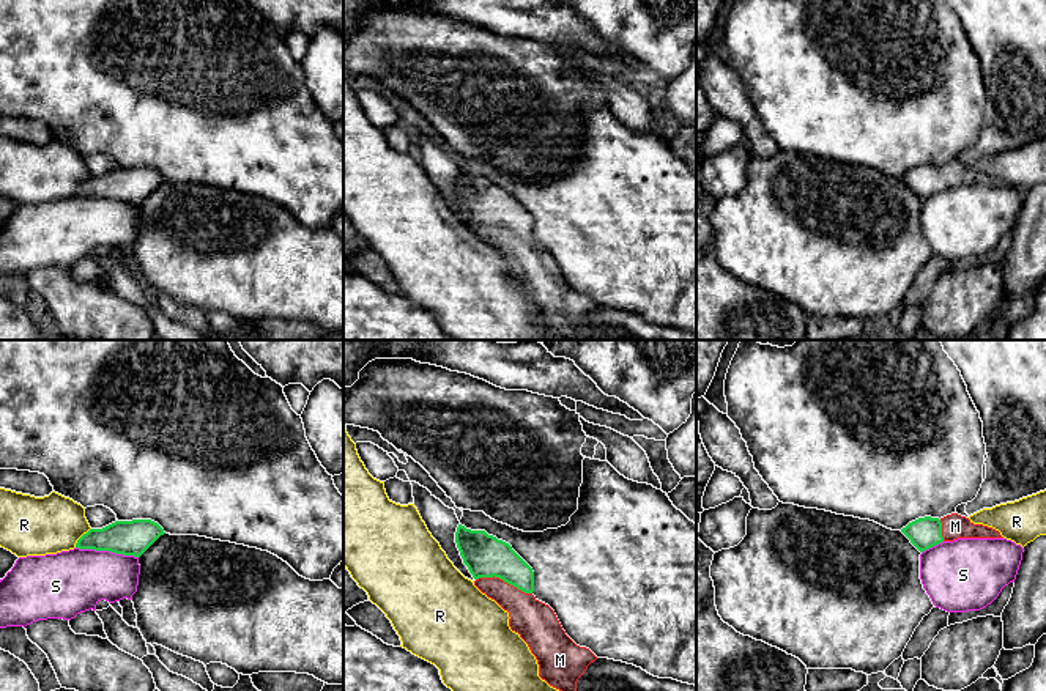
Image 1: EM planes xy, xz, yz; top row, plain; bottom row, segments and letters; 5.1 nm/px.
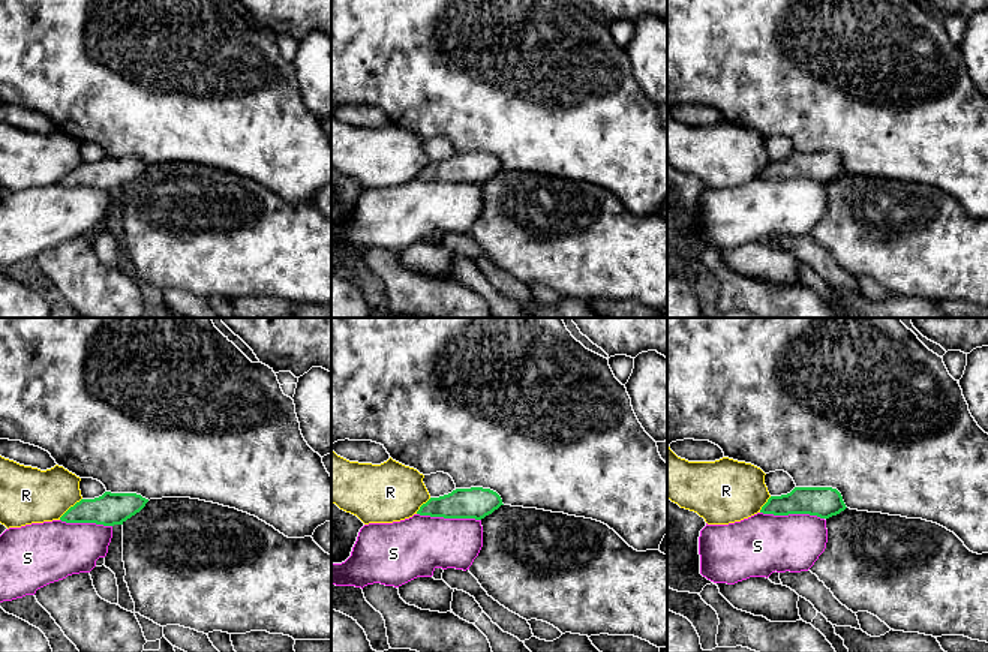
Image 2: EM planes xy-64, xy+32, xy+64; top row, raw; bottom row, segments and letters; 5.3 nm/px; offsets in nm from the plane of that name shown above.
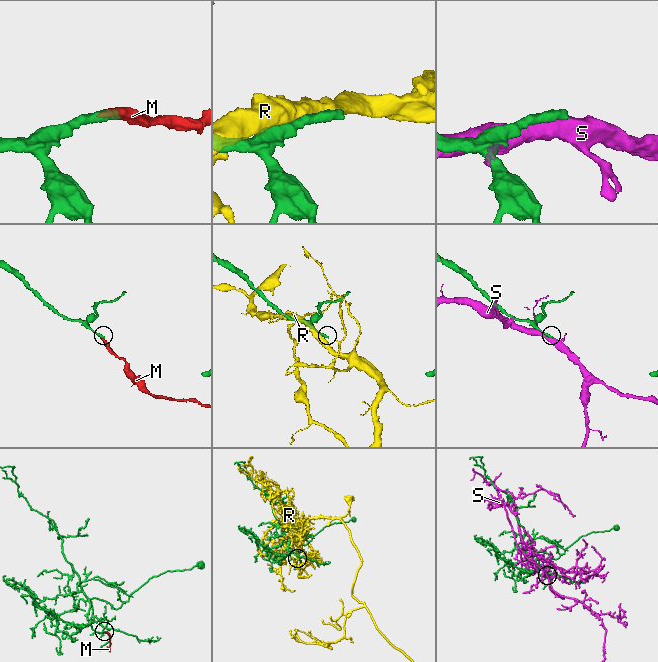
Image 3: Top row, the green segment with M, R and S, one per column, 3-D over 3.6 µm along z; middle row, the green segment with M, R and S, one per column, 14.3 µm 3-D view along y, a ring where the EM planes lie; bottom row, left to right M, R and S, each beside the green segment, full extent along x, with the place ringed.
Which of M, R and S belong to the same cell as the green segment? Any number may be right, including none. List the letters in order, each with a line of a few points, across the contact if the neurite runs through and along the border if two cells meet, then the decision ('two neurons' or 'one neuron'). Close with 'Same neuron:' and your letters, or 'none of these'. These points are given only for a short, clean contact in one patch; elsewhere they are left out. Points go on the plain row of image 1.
M: line xz (485, 203), (504, 229), (531, 266); one neuron
R: two neurons
S: two neurons
Same neuron: M

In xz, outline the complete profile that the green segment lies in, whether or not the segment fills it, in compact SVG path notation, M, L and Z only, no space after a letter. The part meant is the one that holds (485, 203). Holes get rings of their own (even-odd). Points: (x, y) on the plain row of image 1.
M458 172L455 190L463 211L476 227L474 233L509 260L509 274L520 282L536 304L539 324L561 340L577 340L578 326L597 304L589 296L577 293L562 277L555 258L532 242L532 216L509 190L488 183L485 178L471 178Z

